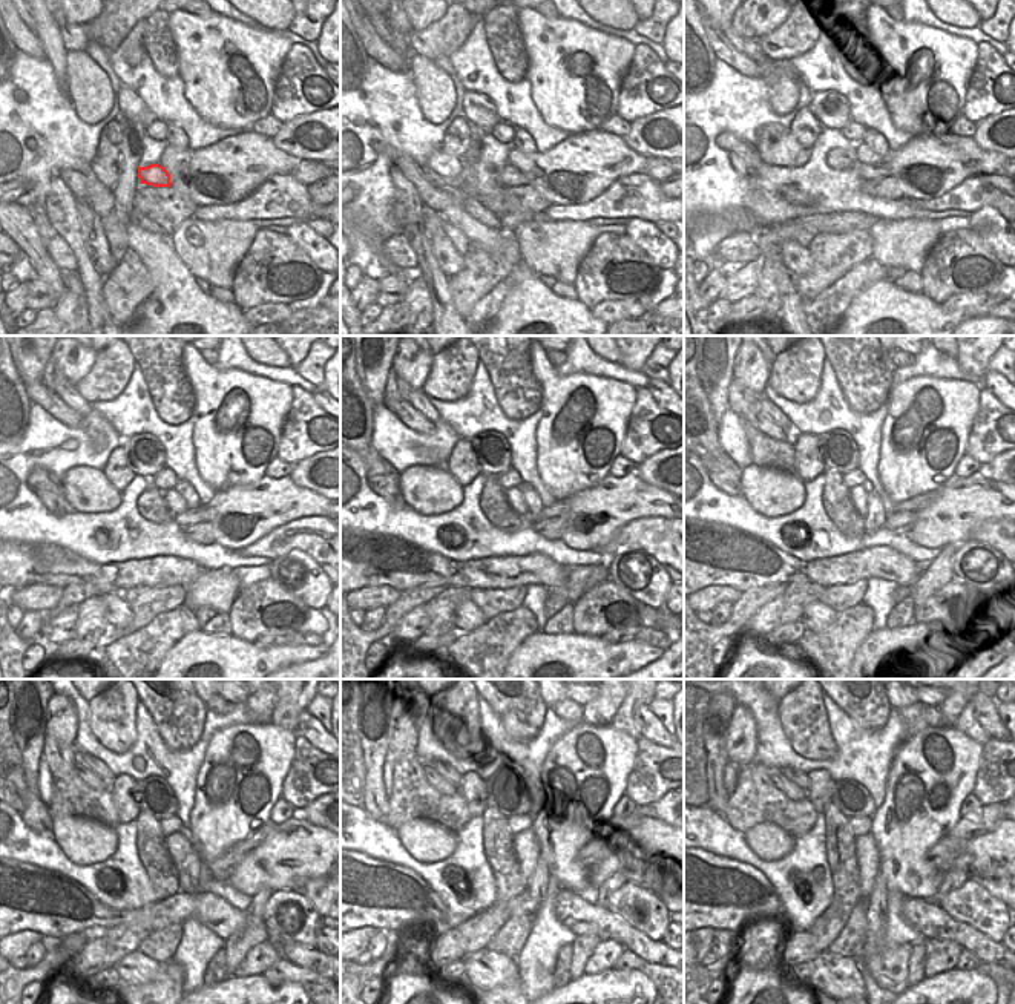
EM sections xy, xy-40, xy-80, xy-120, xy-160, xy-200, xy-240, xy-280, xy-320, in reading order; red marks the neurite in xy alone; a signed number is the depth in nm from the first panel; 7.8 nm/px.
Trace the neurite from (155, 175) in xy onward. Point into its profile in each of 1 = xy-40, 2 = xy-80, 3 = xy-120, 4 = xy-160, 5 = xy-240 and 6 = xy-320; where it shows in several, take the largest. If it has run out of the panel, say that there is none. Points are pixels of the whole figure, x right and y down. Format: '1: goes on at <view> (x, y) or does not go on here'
1: goes on at xy-40 (508, 175)
2: goes on at xy-80 (880, 172)
3: goes on at xy-120 (200, 520)
4: goes on at xy-160 (551, 521)
5: goes on at xy-240 (221, 868)
6: goes on at xy-320 (974, 825)

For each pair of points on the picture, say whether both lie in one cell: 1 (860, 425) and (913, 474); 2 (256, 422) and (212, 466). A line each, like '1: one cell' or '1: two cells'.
1: two cells
2: one cell

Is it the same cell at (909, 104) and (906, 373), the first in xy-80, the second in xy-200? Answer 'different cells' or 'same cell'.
different cells

